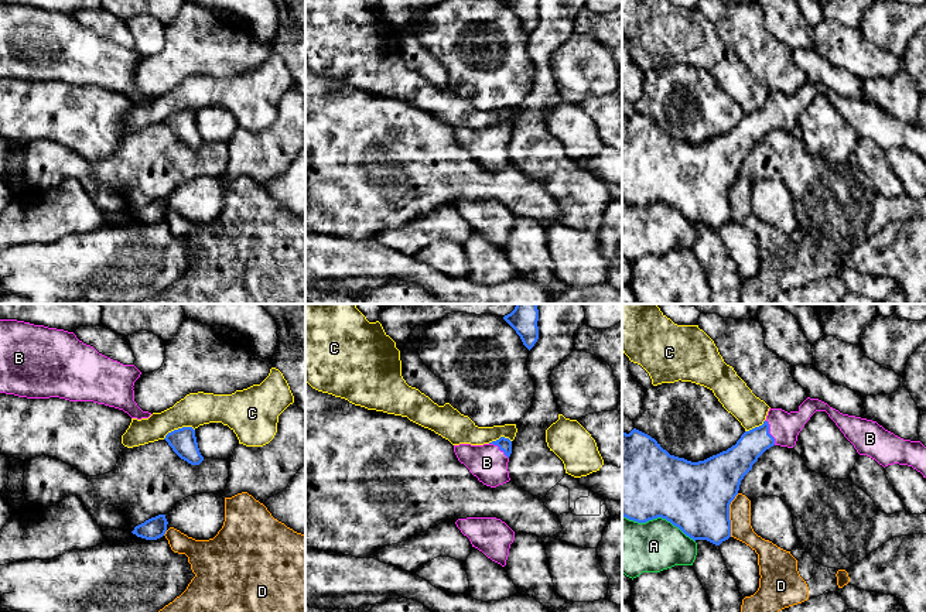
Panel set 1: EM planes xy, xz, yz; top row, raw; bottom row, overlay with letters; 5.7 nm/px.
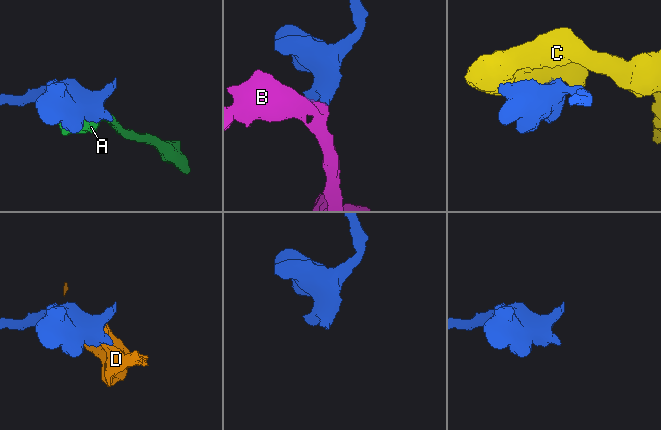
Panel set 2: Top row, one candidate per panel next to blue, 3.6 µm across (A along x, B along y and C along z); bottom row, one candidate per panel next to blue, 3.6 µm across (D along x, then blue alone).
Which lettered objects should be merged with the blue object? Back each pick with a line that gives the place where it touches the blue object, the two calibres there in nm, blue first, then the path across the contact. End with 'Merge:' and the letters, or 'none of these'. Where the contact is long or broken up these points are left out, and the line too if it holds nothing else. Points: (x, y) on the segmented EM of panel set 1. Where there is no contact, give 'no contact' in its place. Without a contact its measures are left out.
B: contact yz (768, 433); calibres 180 and 170 nm; way yz (735, 462), (768, 433), (785, 427)
Merge: B

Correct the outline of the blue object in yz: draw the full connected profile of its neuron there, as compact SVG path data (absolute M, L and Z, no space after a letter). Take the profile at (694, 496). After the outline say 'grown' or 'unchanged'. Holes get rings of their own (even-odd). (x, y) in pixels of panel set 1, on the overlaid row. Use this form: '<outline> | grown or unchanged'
M807 397L797 411L769 408L762 425L745 431L727 451L698 462L670 455L655 438L636 428L622 432L622 516L638 523L662 517L694 541L707 540L720 546L731 537L729 505L744 476L770 447L793 448L816 411L826 411L860 455L875 459L884 468L893 464L912 466L926 478L926 447L920 441L903 440L877 421L843 414L819 399Z | grown

